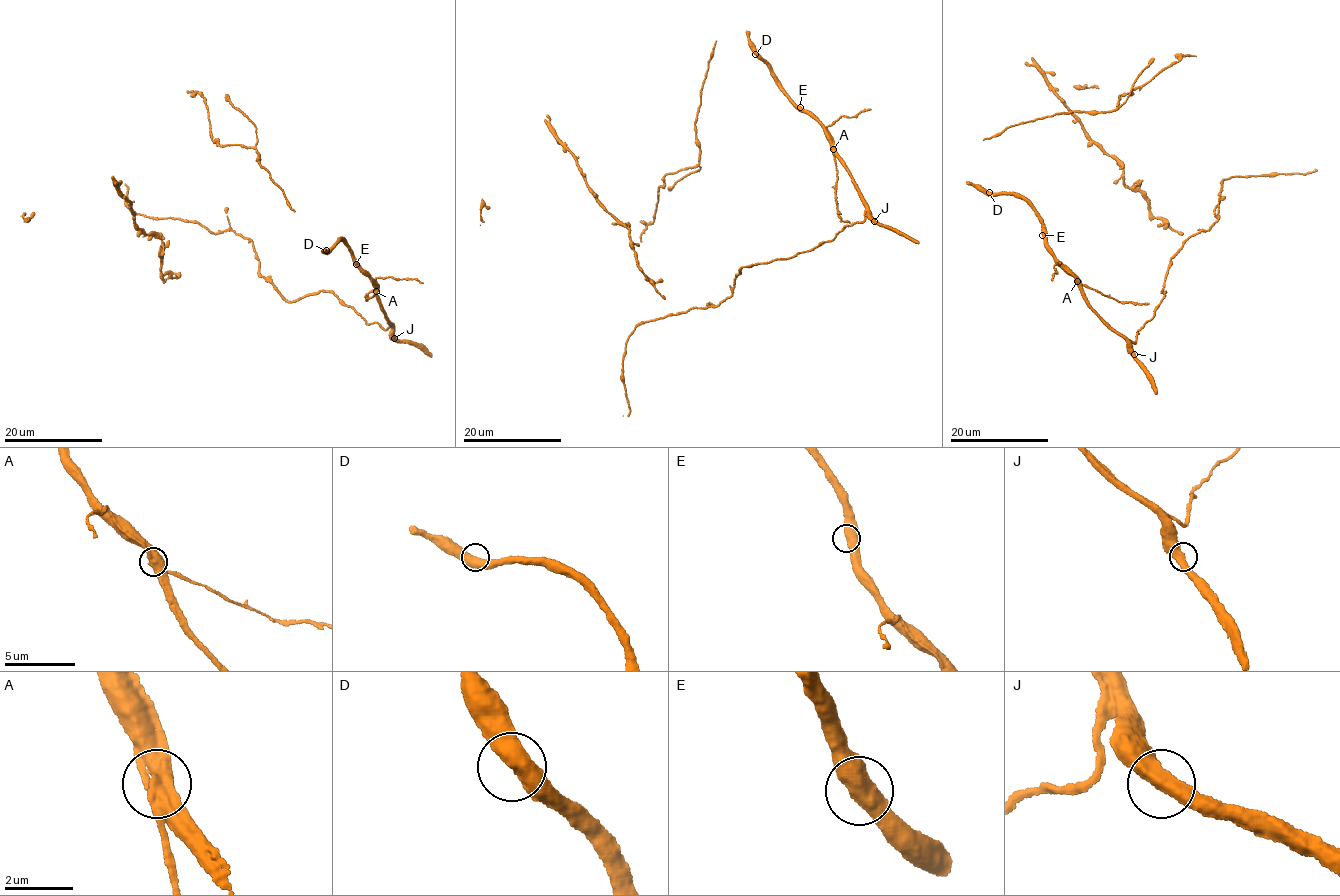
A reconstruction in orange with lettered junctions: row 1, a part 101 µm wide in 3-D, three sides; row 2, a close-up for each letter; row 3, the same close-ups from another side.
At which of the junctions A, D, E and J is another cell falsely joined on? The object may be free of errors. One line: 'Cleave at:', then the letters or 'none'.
Cleave at: A

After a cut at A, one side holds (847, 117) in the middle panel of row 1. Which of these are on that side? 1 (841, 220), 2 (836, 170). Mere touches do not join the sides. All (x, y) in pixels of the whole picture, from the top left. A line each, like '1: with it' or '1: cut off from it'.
1: cut off from it
2: cut off from it

